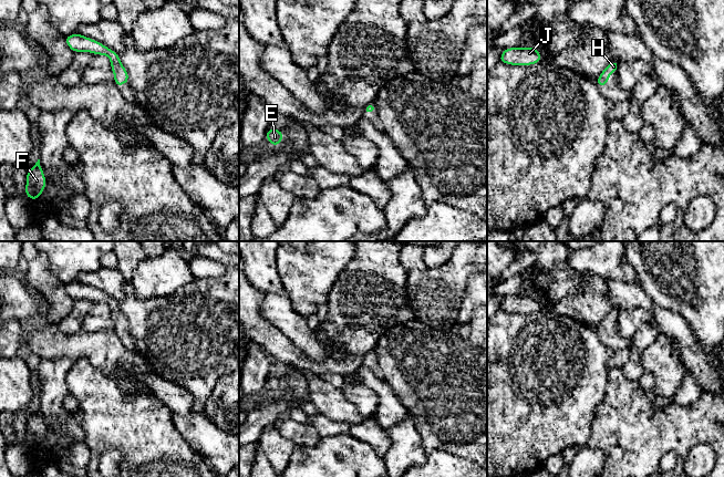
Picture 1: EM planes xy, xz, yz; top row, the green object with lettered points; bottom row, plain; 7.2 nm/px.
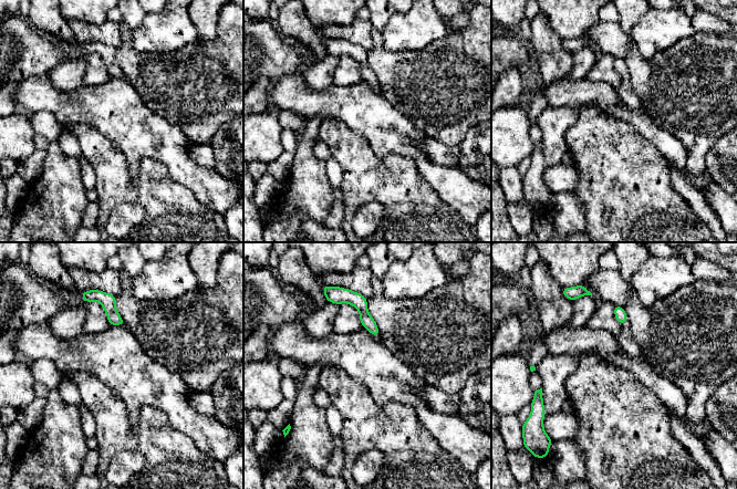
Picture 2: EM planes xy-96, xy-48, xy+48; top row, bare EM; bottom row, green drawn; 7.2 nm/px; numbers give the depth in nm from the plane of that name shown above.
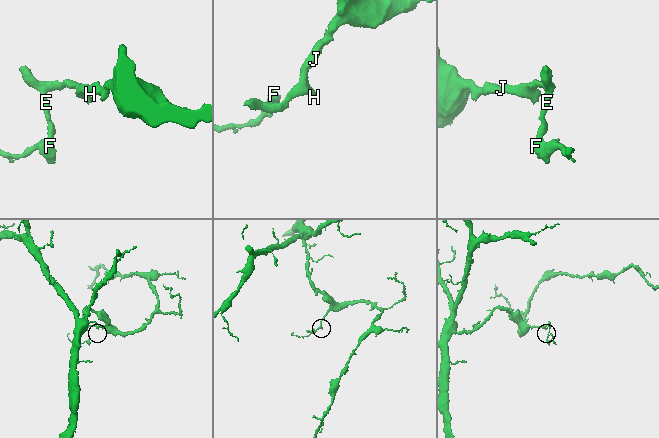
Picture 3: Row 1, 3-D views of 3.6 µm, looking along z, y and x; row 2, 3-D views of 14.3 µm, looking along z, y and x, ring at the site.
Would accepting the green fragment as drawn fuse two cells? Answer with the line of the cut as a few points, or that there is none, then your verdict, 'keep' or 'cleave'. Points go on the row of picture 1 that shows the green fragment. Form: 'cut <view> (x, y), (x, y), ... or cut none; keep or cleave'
cut none; keep

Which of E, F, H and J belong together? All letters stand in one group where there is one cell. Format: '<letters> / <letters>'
E F H J

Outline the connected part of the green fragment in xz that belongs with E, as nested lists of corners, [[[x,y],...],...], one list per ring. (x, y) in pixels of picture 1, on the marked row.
[[[269,128],[266,134],[266,139],[268,139],[273,146],[278,146],[283,138],[283,133],[276,128]]]

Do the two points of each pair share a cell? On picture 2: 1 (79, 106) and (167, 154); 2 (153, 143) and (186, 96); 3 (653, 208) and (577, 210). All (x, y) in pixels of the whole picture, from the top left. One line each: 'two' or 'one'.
1: one
2: two
3: two

